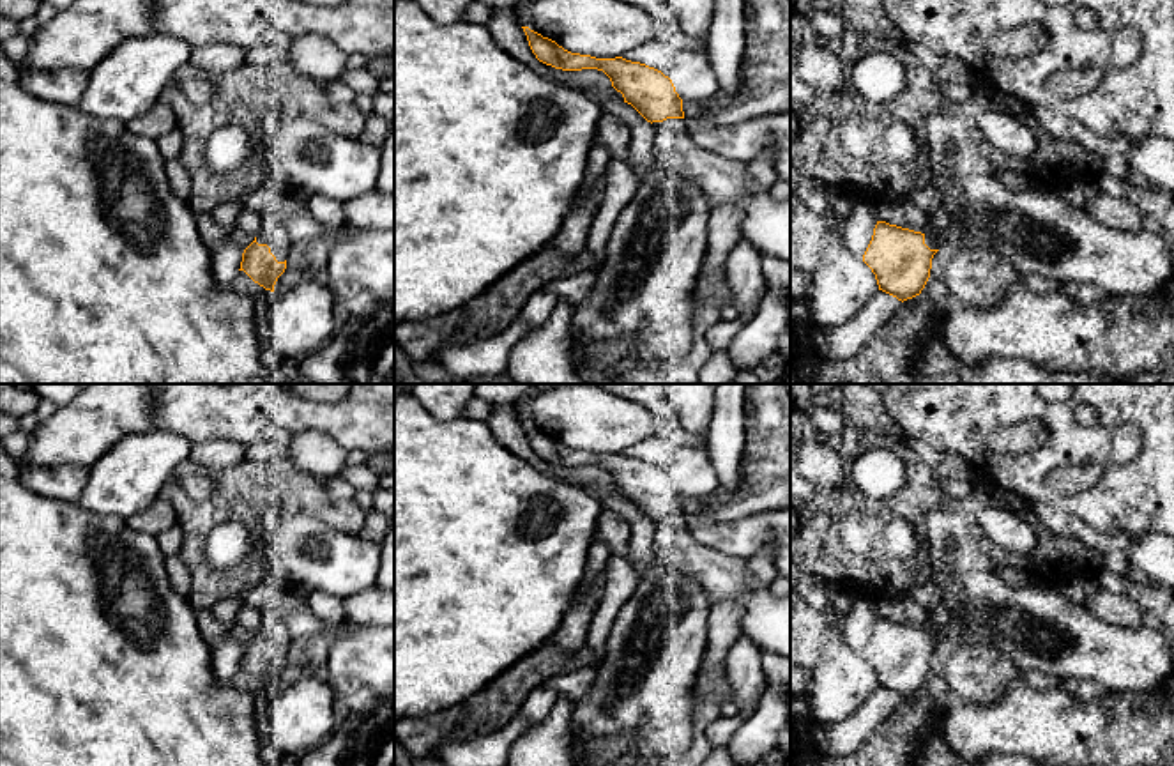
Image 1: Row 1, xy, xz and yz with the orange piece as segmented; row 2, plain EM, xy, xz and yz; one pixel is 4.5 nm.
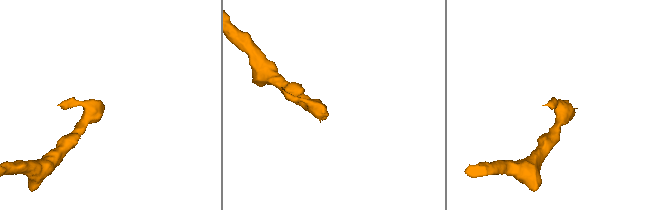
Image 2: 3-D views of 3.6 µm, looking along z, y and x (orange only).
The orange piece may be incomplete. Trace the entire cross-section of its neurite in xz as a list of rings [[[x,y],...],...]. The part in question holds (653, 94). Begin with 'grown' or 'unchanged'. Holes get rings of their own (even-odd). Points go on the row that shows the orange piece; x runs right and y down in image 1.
grown | [[[522,27],[529,46],[536,58],[546,65],[562,71],[598,69],[603,71],[612,87],[622,94],[624,103],[631,104],[654,127],[656,168],[668,172],[695,184],[711,207],[734,203],[743,209],[741,237],[744,237],[755,251],[790,264],[790,198],[773,200],[769,189],[760,188],[748,177],[748,163],[728,159],[700,149],[690,136],[682,111],[682,99],[668,76],[661,71],[622,57],[596,58],[591,55],[571,53],[555,41]]]

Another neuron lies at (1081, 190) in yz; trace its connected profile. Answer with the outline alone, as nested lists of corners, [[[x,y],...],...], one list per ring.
[[[1079,175],[1075,179],[1071,179],[1063,189],[1061,193],[1073,203],[1079,207],[1084,207],[1086,203],[1089,203],[1096,195],[1102,193],[1098,182],[1094,177],[1091,175]]]

